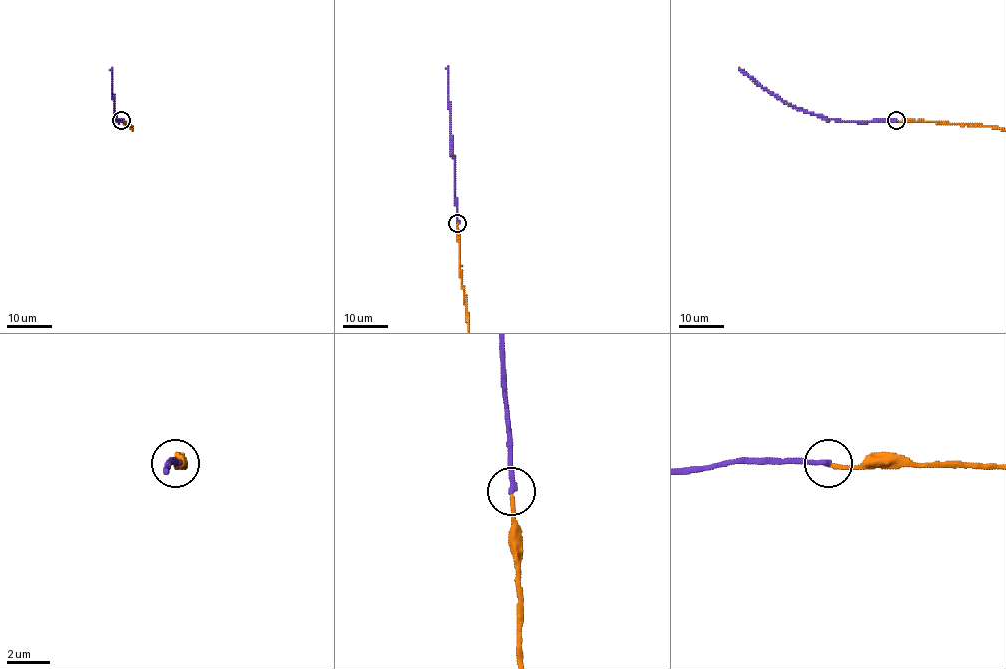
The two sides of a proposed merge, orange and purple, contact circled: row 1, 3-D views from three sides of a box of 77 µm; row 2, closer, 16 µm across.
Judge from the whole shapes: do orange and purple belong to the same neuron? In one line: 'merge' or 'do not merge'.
merge

